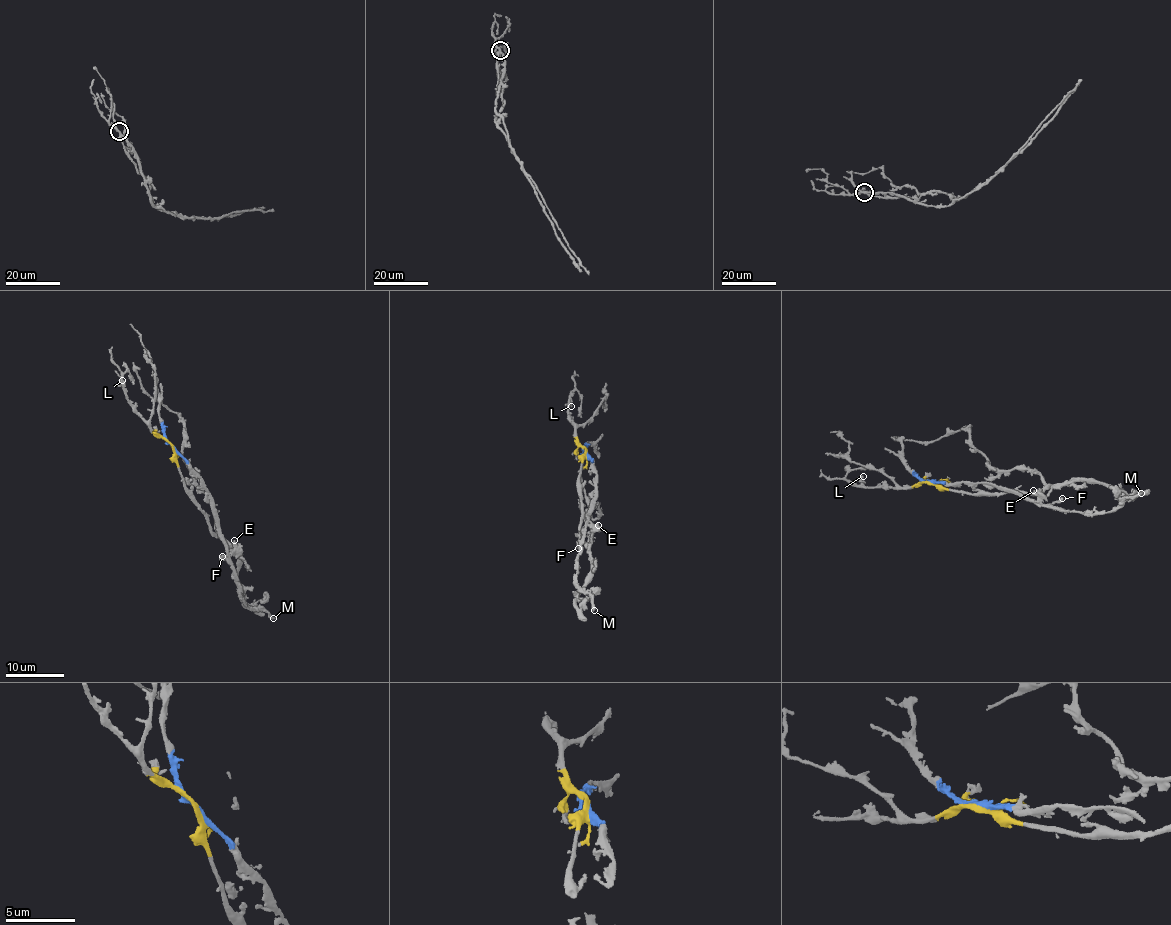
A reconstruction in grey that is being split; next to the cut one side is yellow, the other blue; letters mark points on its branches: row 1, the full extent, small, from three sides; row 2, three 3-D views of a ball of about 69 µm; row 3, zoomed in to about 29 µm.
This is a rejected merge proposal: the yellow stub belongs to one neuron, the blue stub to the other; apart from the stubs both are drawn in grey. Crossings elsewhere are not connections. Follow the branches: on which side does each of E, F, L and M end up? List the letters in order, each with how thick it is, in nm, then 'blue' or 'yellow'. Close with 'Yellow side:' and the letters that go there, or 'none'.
E: calibre 300 nm; yellow
F: calibre 150 nm; blue
L: calibre 320 nm; yellow
M: calibre 360 nm; blue
Yellow side: E, L

